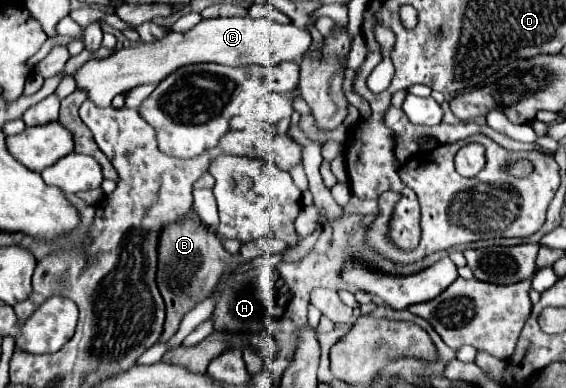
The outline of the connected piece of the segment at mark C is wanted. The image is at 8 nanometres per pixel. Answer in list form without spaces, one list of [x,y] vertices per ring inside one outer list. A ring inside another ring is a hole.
[[[216,17],[202,19],[196,27],[186,33],[168,33],[164,39],[154,43],[142,43],[138,47],[120,49],[108,59],[90,59],[74,73],[78,89],[86,89],[88,97],[98,107],[110,107],[112,99],[142,83],[160,83],[172,71],[192,63],[220,63],[228,67],[262,65],[272,67],[284,61],[298,61],[310,45],[310,33],[296,25],[280,25],[272,19],[252,17]]]

